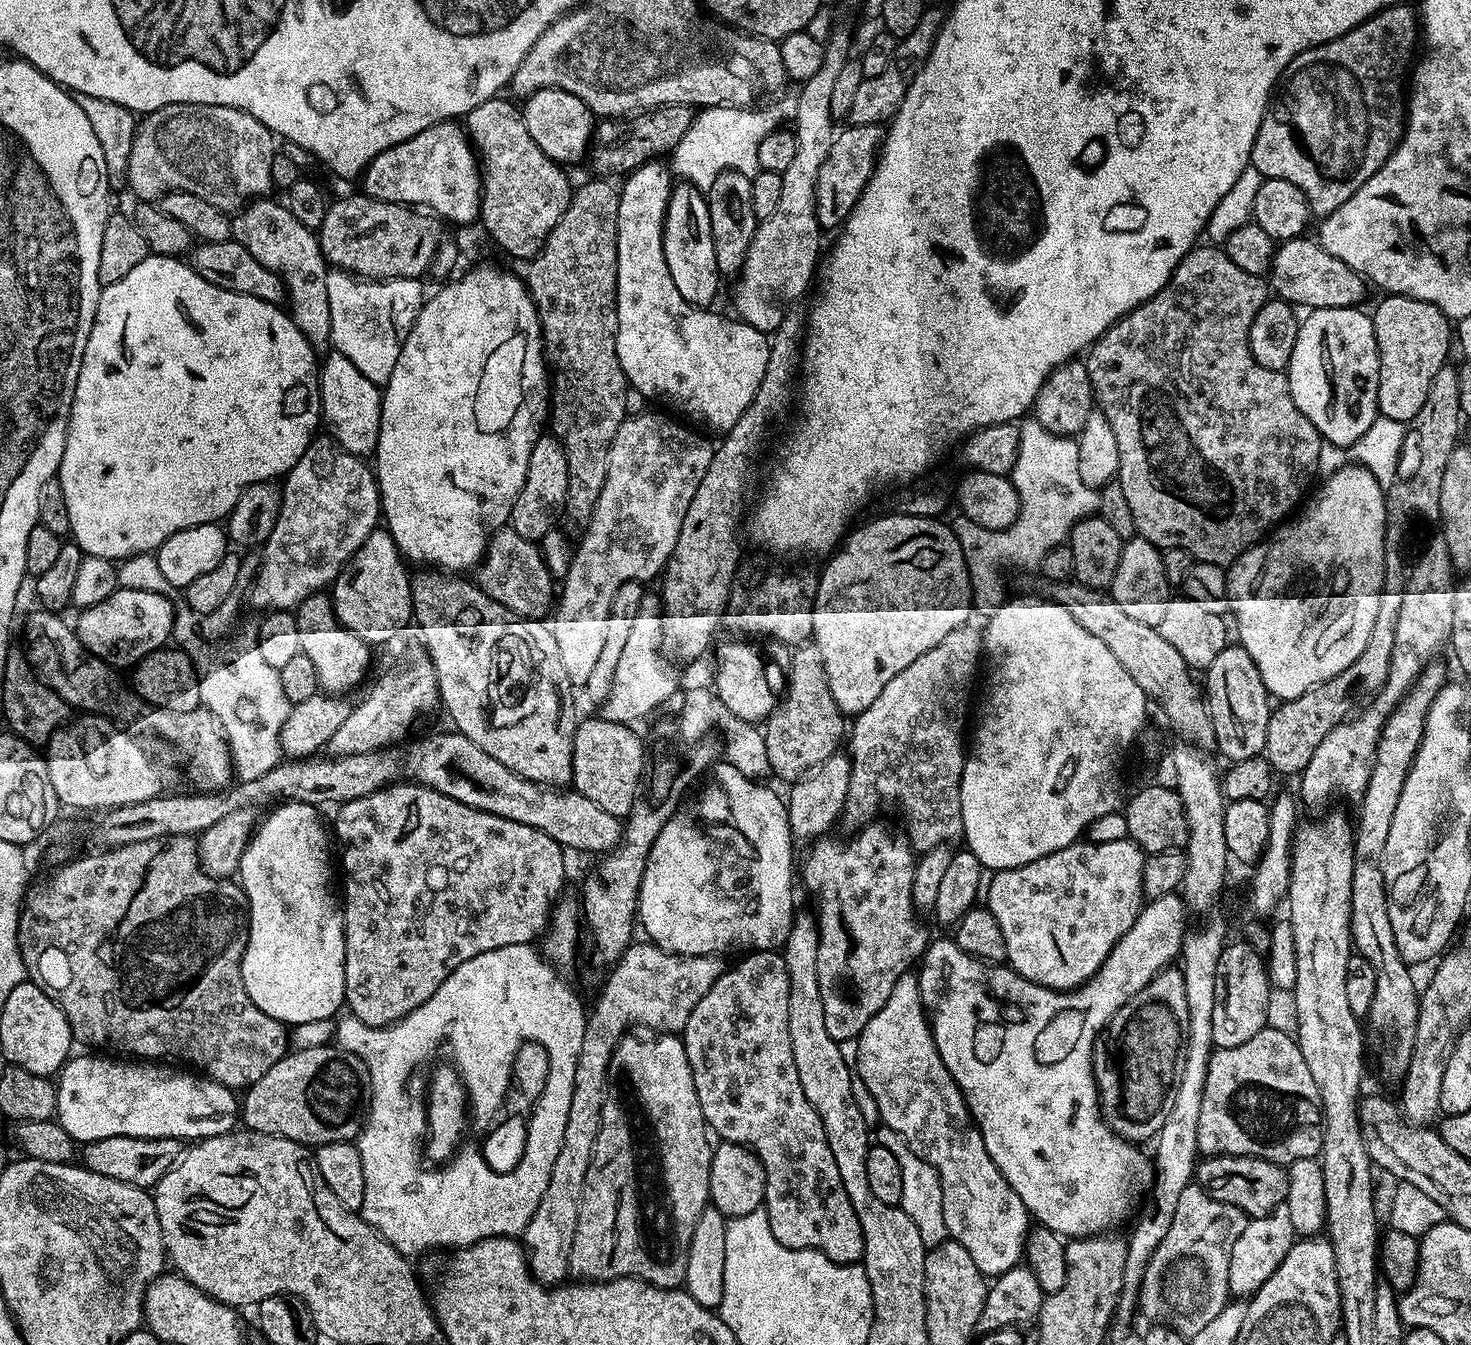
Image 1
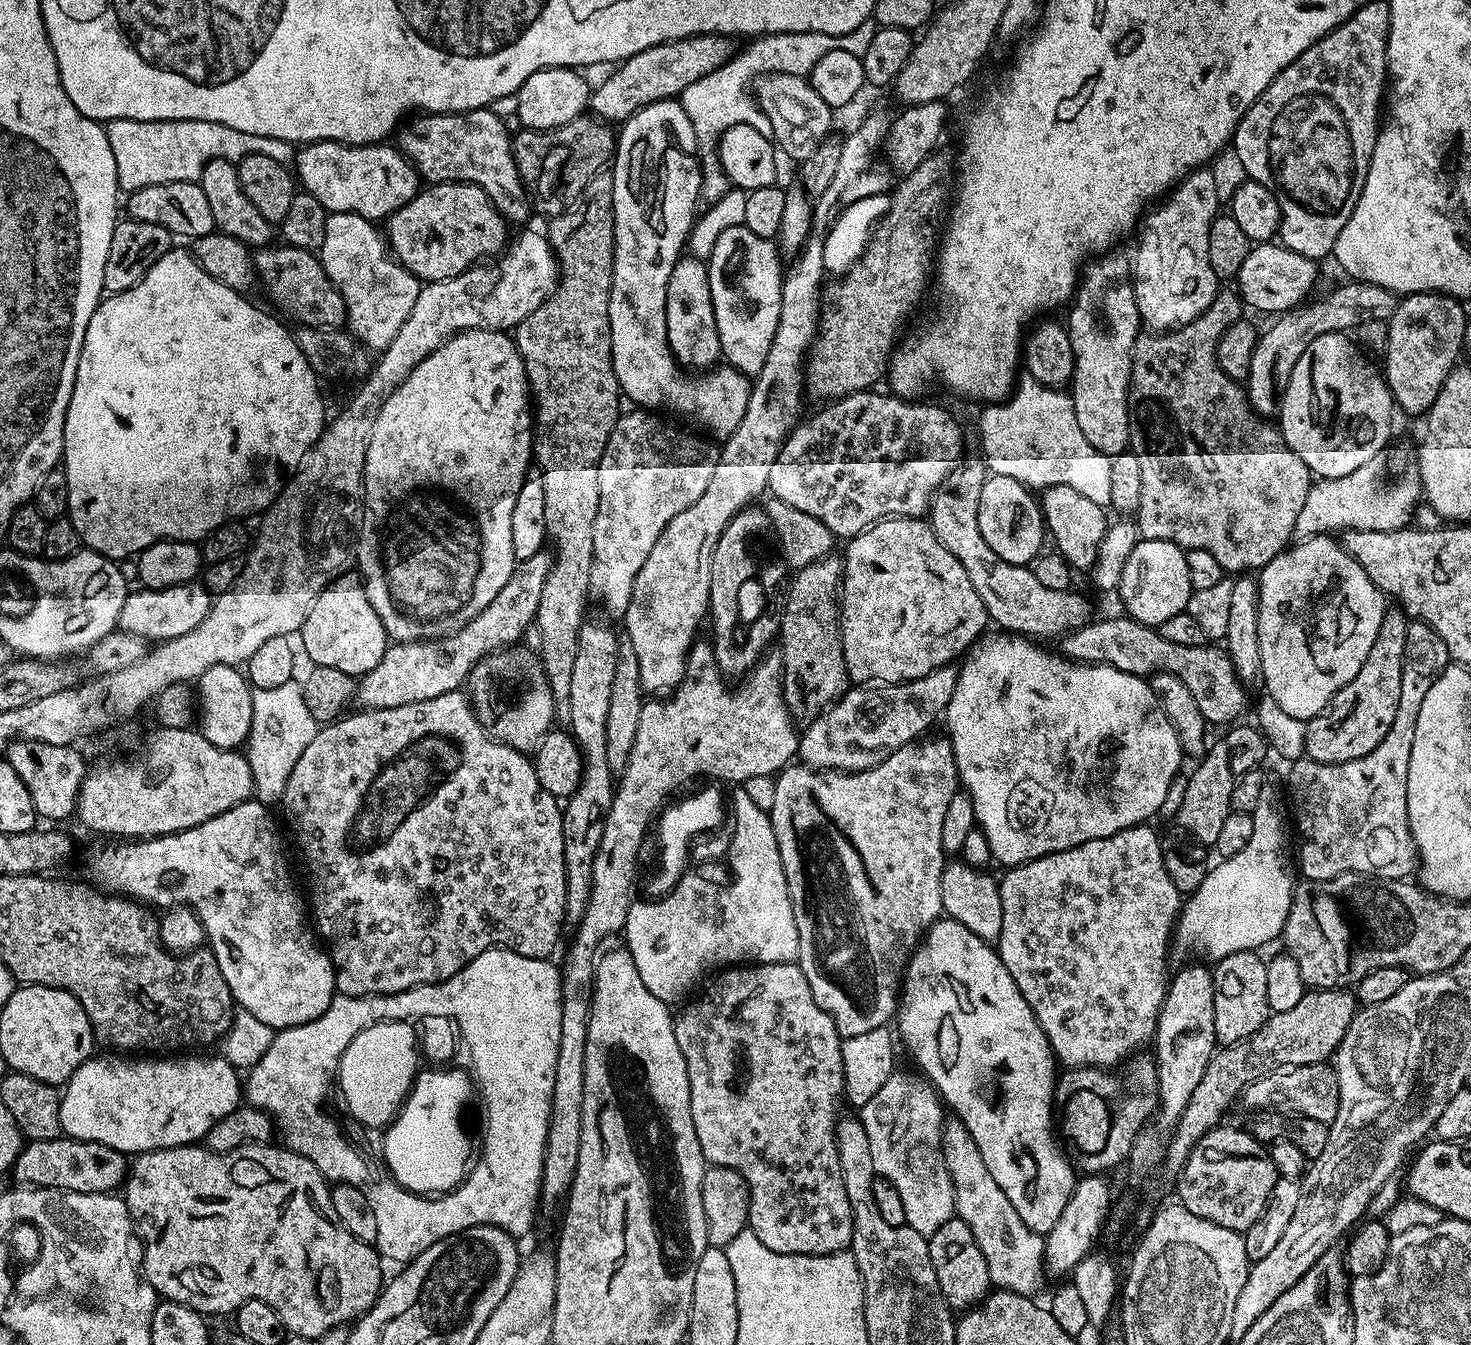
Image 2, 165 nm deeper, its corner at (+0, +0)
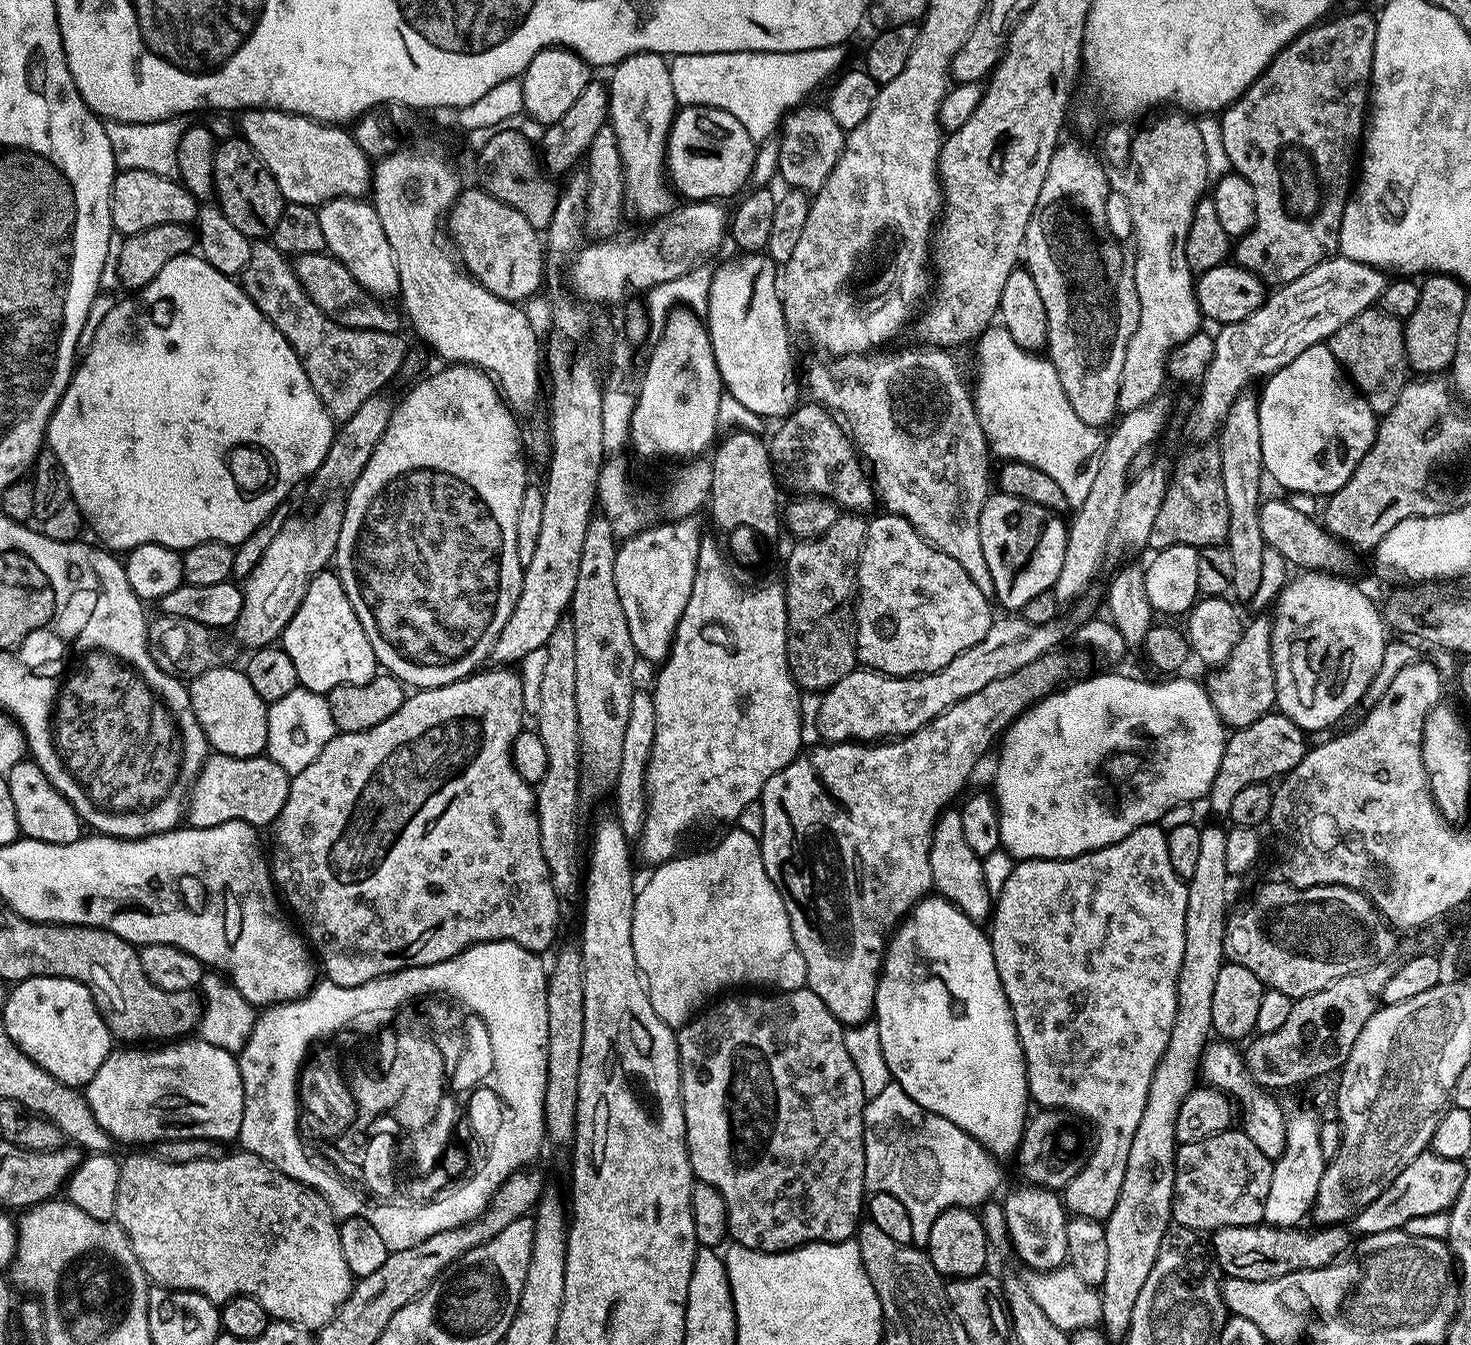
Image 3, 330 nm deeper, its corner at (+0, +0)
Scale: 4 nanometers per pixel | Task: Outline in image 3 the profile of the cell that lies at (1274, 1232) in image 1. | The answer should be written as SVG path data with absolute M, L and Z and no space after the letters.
M1296 1108L1287 1113L1286 1146L1272 1166L1263 1223L1273 1224L1276 1228L1295 1228L1303 1225L1304 1219L1309 1219L1326 1163L1326 1153L1320 1142L1321 1123L1322 1116L1312 1108Z

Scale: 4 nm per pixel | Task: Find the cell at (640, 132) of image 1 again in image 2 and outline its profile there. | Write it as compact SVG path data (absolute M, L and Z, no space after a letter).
M588 114L545 132L520 130L520 133L515 133L512 136L512 153L514 162L520 171L520 179L524 181L524 187L528 190L531 207L535 211L537 208L544 218L557 216L572 207L582 194L582 190L586 190L586 182L590 178L594 178L594 174L603 172L609 167L616 151L616 137L617 133L607 123Z

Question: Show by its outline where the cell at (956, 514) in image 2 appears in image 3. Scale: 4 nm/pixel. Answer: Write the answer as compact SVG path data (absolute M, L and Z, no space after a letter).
M935 346L919 347L909 352L869 350L851 352L848 356L820 358L824 360L808 368L811 399L835 410L846 421L854 447L870 469L870 479L879 503L884 503L891 515L905 516L929 544L950 554L950 558L970 574L970 580L984 596L991 597L992 579L982 554L980 537L982 506L990 495L988 440L976 413L973 393L969 385L968 388L964 385L955 358Z

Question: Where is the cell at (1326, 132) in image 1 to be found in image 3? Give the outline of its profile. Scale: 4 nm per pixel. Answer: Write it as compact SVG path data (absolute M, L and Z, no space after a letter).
M1352 12L1349 16L1340 16L1337 20L1329 19L1321 22L1291 40L1279 54L1270 62L1270 66L1252 85L1247 88L1235 102L1223 109L1220 121L1222 139L1225 142L1226 152L1230 156L1233 169L1239 175L1245 176L1254 186L1258 197L1258 211L1256 213L1256 225L1239 237L1234 244L1234 260L1241 268L1249 268L1258 276L1267 281L1287 282L1306 274L1314 266L1322 261L1337 255L1340 246L1340 227L1344 217L1344 208L1347 206L1350 193L1354 188L1354 173L1358 168L1358 153L1362 148L1362 141L1366 136L1366 117L1370 112L1370 89L1373 87L1372 63L1376 46L1376 22L1377 17L1368 12Z

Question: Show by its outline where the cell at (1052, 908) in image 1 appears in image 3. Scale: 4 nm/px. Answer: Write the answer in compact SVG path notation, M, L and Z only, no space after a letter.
M1156 824L1142 826L1110 846L1075 856L1073 860L1019 861L1013 867L1010 878L1006 878L1006 886L1002 886L1002 890L995 897L990 917L992 953L1022 1046L1028 1095L1035 1103L1036 1100L1040 1103L1041 1109L1063 1110L1073 1117L1081 1116L1096 1135L1096 1145L1093 1146L1092 1153L1086 1156L1080 1165L1080 1171L1074 1178L1070 1178L1062 1189L1064 1207L1072 1216L1085 1216L1103 1222L1114 1210L1114 1202L1118 1202L1122 1178L1126 1178L1126 1158L1130 1158L1130 1142L1134 1138L1134 1130L1138 1130L1138 1122L1142 1122L1142 1110L1146 1110L1150 1082L1170 1042L1170 1030L1174 1026L1178 1006L1178 970L1182 970L1182 950L1186 950L1187 897L1187 883L1176 876L1174 866L1170 866L1170 850L1166 850L1166 833Z

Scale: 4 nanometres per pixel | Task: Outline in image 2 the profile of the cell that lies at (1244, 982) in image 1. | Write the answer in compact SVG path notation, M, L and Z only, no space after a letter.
M1259 951L1235 952L1215 961L1212 968L1214 982L1214 1034L1220 1046L1237 1044L1254 1034L1268 1020L1270 1011L1266 996L1267 963Z

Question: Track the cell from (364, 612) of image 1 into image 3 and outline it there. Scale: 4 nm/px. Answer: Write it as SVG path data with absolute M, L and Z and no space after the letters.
M335 571L318 573L282 633L284 653L294 662L299 687L327 694L334 686L362 686L378 675L376 655L346 598Z

